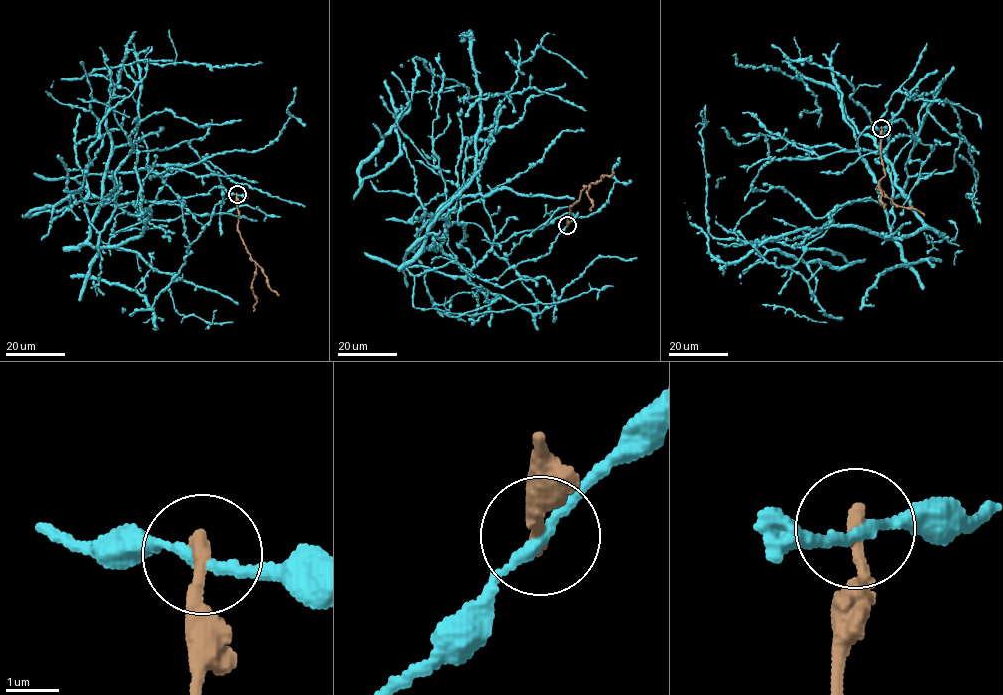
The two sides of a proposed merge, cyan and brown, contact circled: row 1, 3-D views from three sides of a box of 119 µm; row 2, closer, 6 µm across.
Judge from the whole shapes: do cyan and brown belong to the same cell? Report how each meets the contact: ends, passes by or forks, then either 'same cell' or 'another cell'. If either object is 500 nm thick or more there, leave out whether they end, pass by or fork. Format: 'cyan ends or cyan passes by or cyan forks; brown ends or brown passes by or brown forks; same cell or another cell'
cyan passes by; brown ends; another cell

